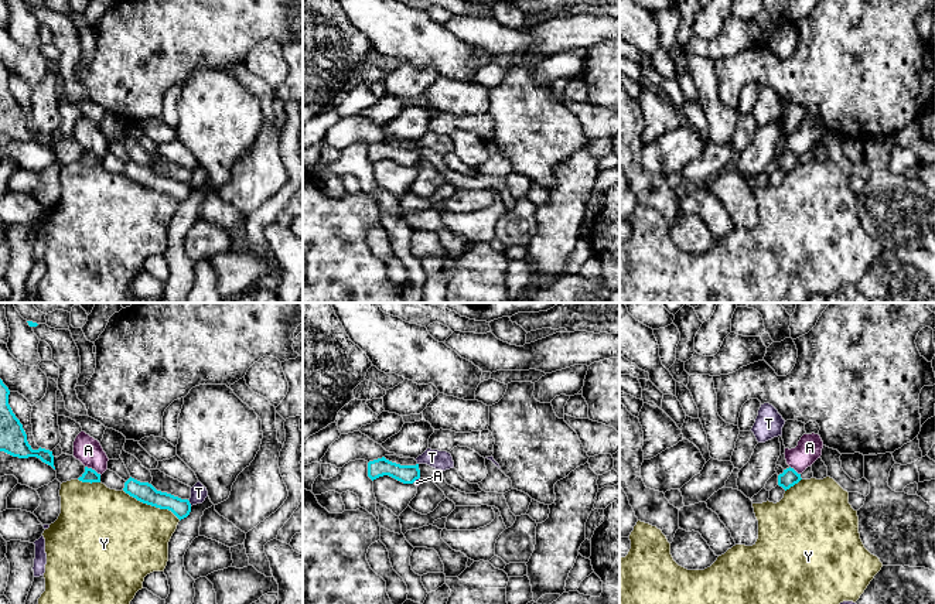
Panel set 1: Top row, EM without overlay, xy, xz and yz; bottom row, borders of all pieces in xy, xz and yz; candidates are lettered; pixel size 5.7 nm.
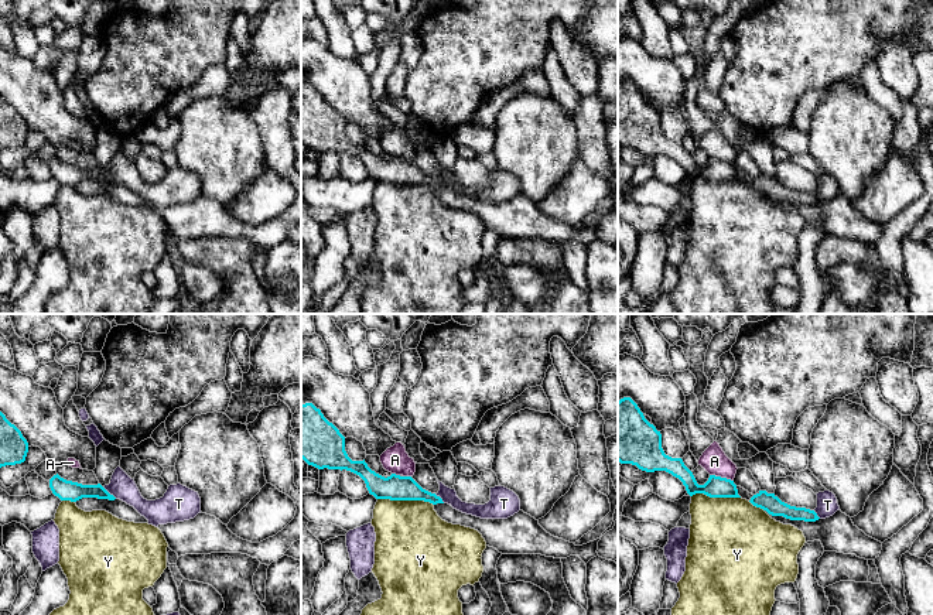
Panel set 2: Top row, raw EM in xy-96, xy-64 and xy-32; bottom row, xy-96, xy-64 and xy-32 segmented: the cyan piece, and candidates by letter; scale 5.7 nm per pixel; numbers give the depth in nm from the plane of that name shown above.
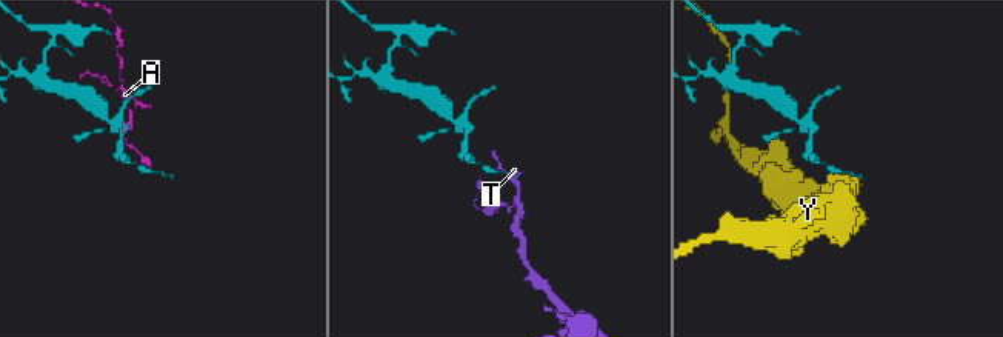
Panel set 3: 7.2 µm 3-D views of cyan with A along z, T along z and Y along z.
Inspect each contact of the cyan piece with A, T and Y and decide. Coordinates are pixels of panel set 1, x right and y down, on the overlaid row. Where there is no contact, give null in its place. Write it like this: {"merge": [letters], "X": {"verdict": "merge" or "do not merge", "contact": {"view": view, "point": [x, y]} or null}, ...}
{"merge": [], "A": {"verdict": "do not merge", "contact": {"view": "xy", "point": [94, 470]}}, "T": {"verdict": "do not merge", "contact": {"view": "xy", "point": [190, 504]}}, "Y": {"verdict": "do not merge", "contact": {"view": "xy", "point": [152, 505]}}}

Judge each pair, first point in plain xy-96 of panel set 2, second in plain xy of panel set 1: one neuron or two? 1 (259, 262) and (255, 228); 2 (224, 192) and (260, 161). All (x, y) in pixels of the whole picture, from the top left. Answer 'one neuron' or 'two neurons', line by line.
1: one neuron
2: two neurons

